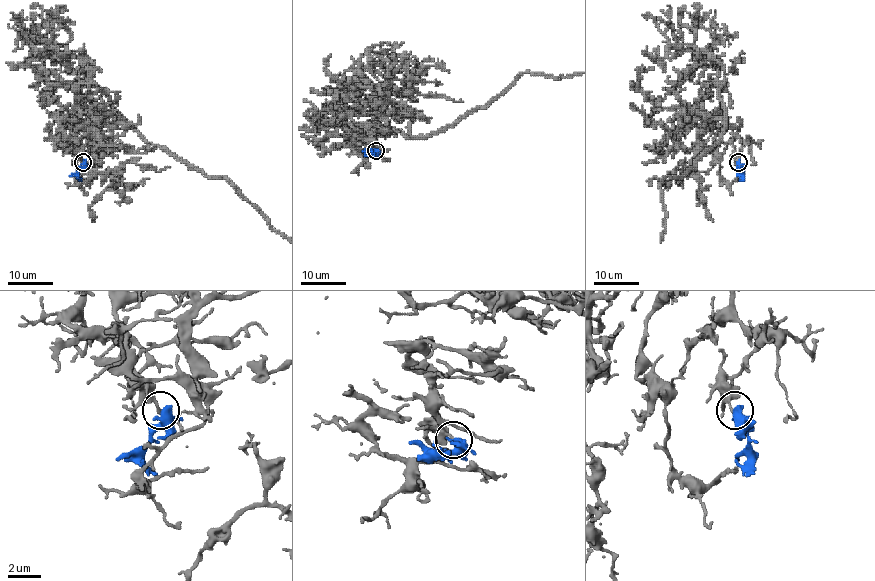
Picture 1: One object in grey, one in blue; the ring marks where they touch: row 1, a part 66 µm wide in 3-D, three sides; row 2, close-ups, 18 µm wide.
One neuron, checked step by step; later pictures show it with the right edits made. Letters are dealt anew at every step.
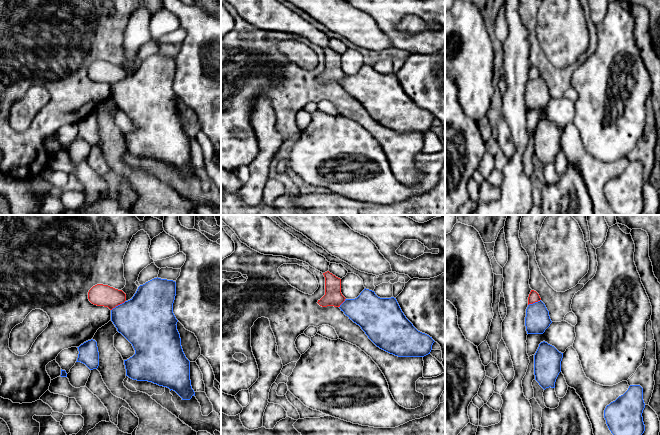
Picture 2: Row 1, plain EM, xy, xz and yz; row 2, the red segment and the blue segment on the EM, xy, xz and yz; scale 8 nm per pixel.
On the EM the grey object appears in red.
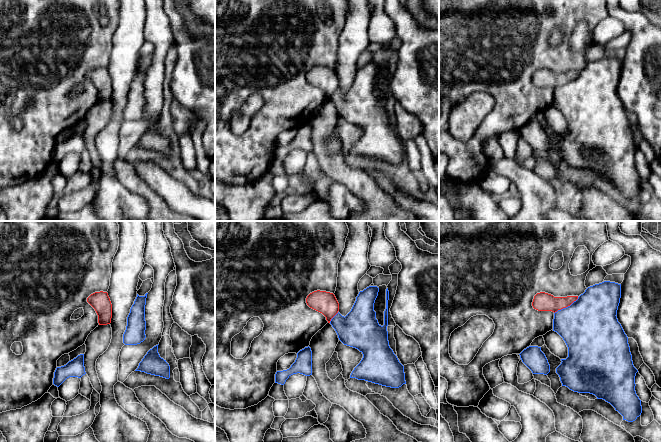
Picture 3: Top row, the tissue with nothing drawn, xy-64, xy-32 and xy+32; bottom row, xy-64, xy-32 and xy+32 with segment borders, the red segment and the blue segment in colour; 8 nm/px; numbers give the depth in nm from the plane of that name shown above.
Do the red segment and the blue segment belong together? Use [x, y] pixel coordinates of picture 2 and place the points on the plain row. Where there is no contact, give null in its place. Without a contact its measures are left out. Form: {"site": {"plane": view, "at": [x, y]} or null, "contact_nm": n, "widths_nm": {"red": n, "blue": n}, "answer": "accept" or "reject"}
{"site": {"plane": "xy", "at": [118, 80]}, "contact_nm": 150, "widths_nm": {"red": 180, "blue": 400}, "answer": "reject"}

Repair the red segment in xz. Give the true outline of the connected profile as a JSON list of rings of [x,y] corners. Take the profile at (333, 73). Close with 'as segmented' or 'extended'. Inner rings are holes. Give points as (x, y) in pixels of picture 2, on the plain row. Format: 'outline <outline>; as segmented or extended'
outline [[[329,47],[323,51],[325,53],[325,71],[317,79],[322,83],[340,83],[346,75],[341,69],[341,55]]]; as segmented

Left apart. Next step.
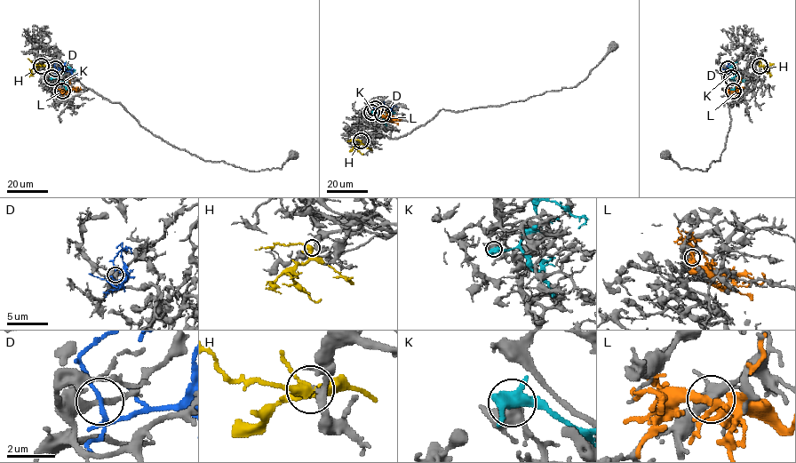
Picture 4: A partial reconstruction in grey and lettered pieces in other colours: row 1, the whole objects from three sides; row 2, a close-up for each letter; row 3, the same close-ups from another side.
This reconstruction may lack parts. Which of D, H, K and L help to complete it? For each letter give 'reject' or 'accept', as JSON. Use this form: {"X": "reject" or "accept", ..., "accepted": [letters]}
{"D": "reject", "H": "accept", "K": "reject", "L": "reject", "accepted": ["H"]}

